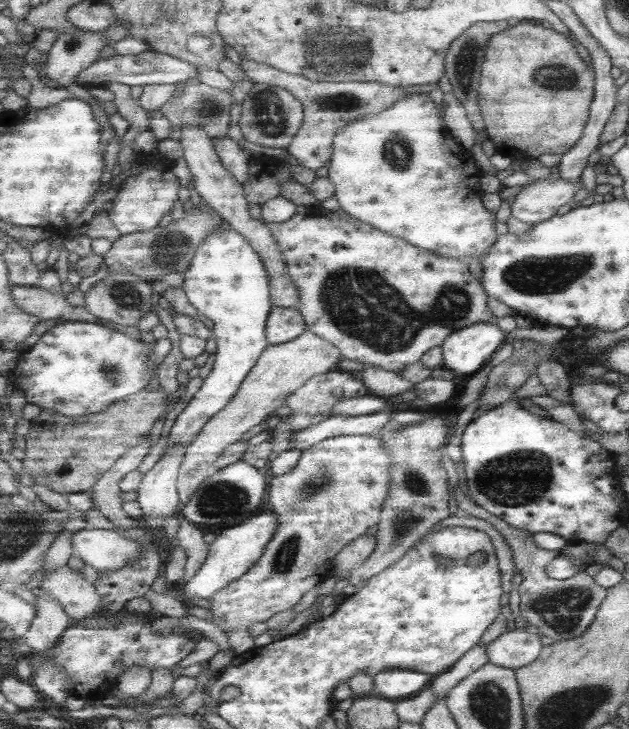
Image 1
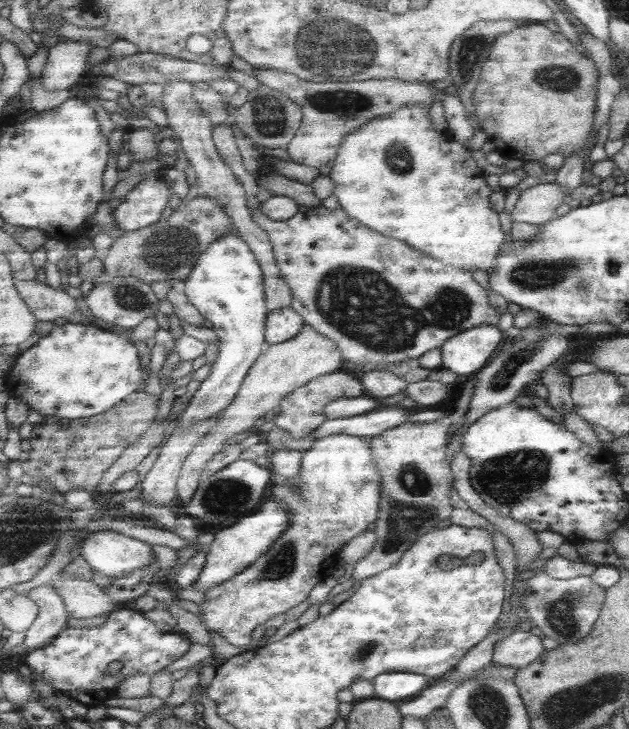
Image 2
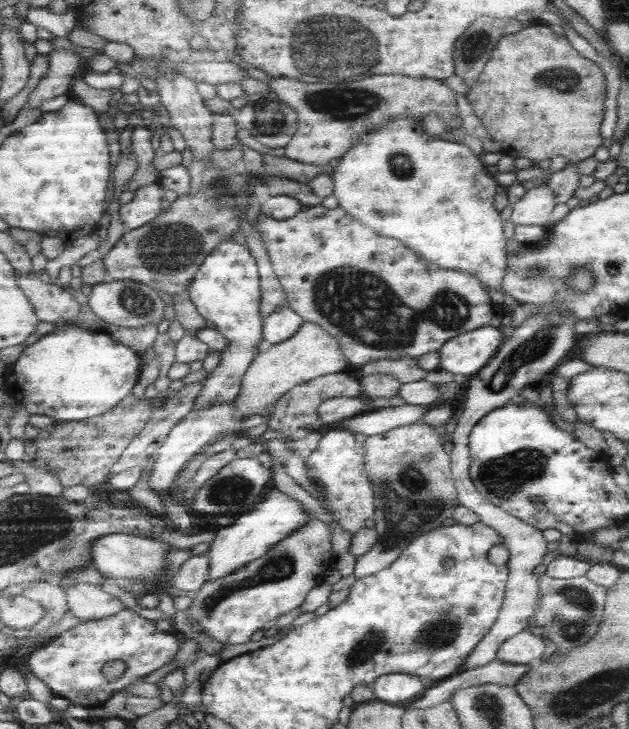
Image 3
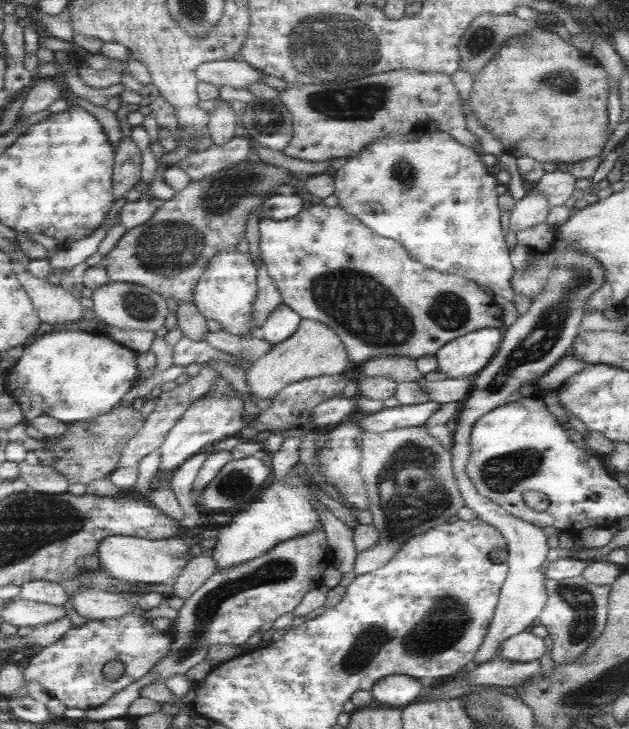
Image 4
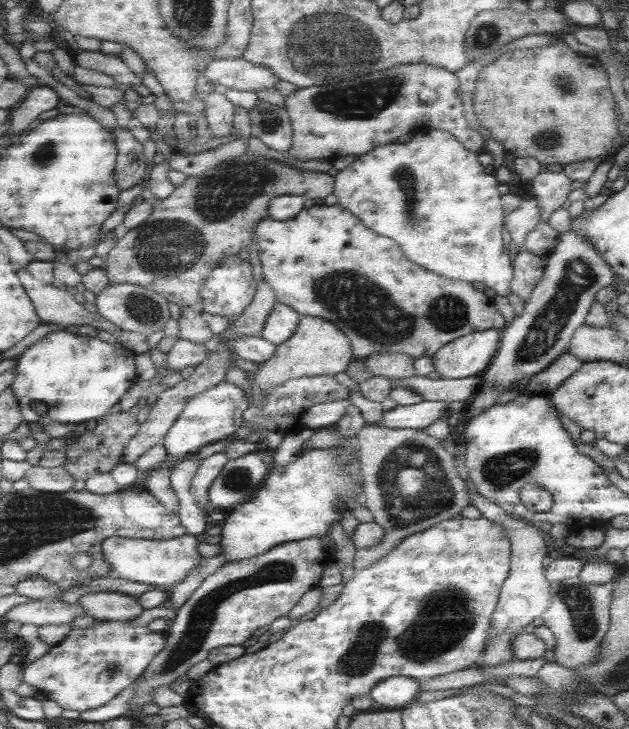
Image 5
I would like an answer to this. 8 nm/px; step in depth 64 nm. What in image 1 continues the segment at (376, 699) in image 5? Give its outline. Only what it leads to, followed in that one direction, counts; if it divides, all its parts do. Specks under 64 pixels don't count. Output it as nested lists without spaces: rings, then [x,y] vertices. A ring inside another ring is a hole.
[[[383,669],[372,676],[370,695],[384,699],[407,699],[420,693],[429,683],[429,676],[407,669]]]

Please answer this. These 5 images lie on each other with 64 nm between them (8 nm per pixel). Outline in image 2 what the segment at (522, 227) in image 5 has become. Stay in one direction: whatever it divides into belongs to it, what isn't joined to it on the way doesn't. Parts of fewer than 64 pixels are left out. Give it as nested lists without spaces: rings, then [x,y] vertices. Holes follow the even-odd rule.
[[[539,183],[520,192],[510,213],[513,222],[533,226],[555,219],[555,209],[566,202],[567,191],[555,183]]]

